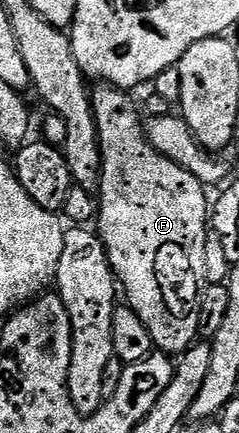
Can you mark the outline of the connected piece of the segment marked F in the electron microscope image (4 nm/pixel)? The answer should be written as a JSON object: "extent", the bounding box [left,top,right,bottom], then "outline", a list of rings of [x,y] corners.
{"extent":[92,84,208,356],"outline":[[[109,84],[98,89],[102,90],[95,89],[92,94],[94,119],[98,125],[98,143],[102,149],[102,182],[96,191],[96,230],[106,249],[110,267],[114,269],[115,279],[124,291],[125,301],[130,309],[136,312],[136,316],[140,316],[140,320],[144,320],[144,328],[148,328],[148,336],[152,336],[155,347],[167,356],[181,356],[185,350],[194,345],[198,338],[202,292],[207,285],[204,272],[204,244],[208,233],[208,198],[206,202],[208,190],[200,180],[196,180],[196,176],[192,176],[192,172],[180,168],[180,164],[168,160],[168,156],[164,156],[160,152],[156,152],[156,148],[152,148],[152,144],[146,139],[143,115],[140,110],[140,115],[138,115],[138,110],[134,107],[134,102],[130,99],[131,95],[127,91],[119,90]]]}

